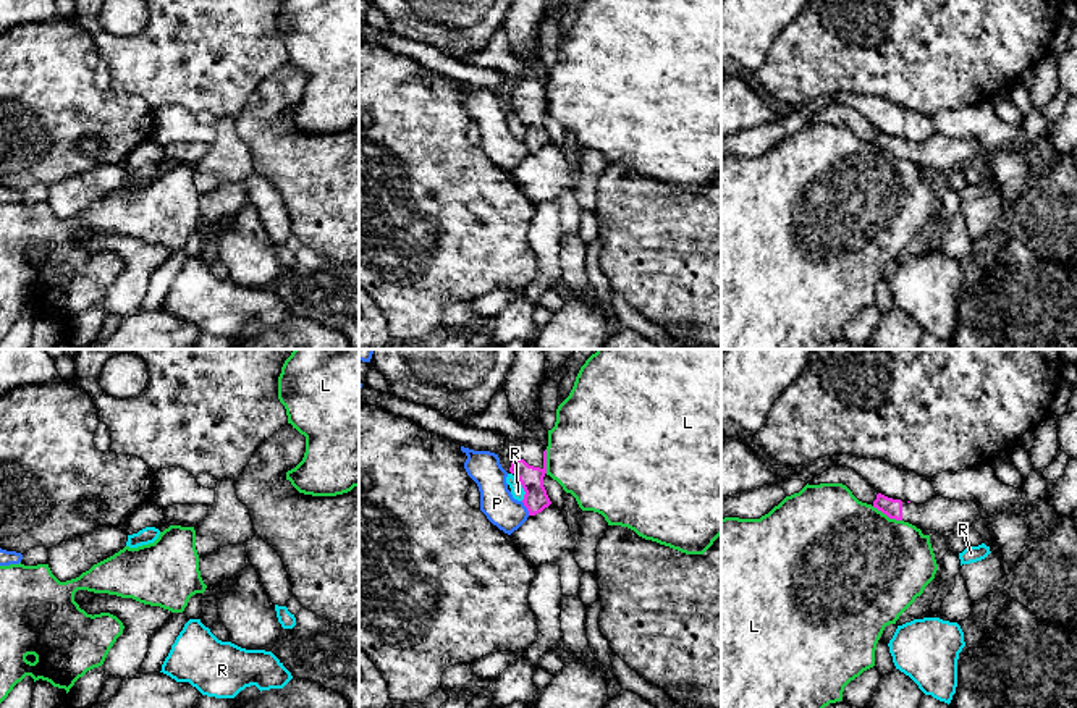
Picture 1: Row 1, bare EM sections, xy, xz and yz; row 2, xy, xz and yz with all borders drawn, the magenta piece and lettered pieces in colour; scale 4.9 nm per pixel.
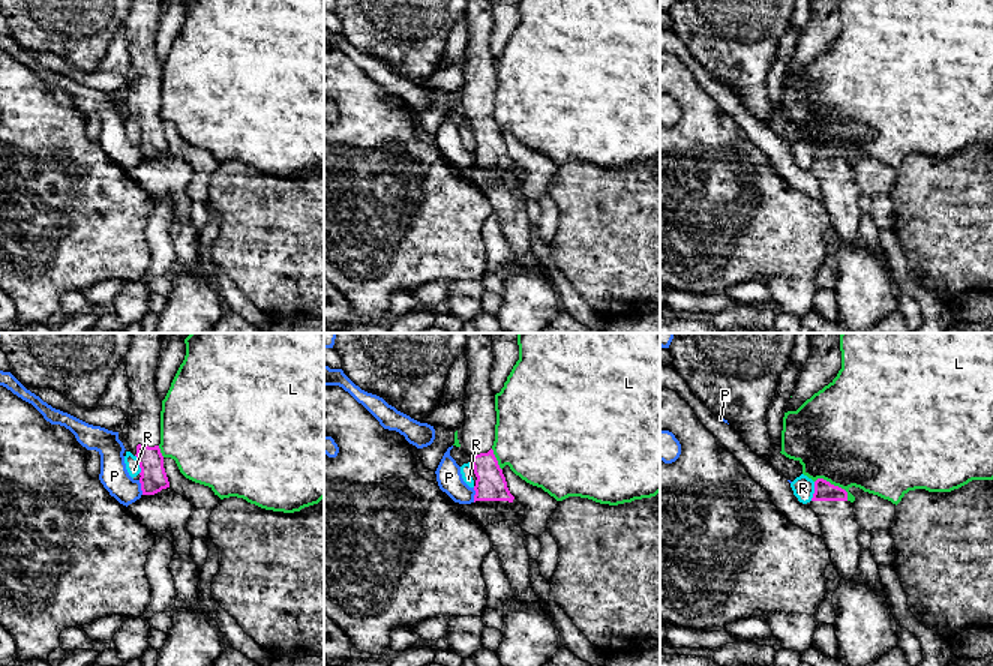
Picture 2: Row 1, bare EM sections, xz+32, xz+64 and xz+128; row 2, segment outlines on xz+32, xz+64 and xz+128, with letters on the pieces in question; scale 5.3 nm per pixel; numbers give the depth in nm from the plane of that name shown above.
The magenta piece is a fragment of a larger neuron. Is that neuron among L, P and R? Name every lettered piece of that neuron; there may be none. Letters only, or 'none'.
none

